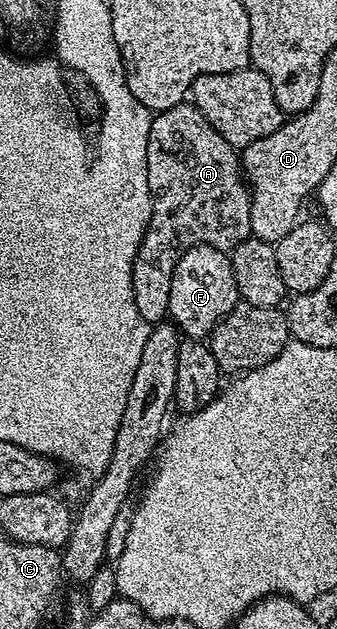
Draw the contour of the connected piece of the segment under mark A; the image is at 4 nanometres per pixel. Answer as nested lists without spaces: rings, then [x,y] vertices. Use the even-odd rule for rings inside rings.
[[[184,101],[171,109],[154,114],[151,133],[147,137],[147,189],[153,198],[153,212],[133,258],[131,273],[135,309],[139,309],[139,317],[143,317],[150,325],[162,322],[169,314],[171,277],[175,273],[179,257],[183,257],[187,249],[200,243],[218,242],[217,210],[221,207],[220,199],[225,199],[225,211],[229,214],[229,236],[226,237],[224,246],[232,249],[250,238],[250,192],[241,180],[242,175],[238,152],[227,141],[223,141],[223,137],[219,137],[211,121],[207,121],[207,117],[203,117],[203,113],[199,113],[199,109],[194,107],[192,102]]]

